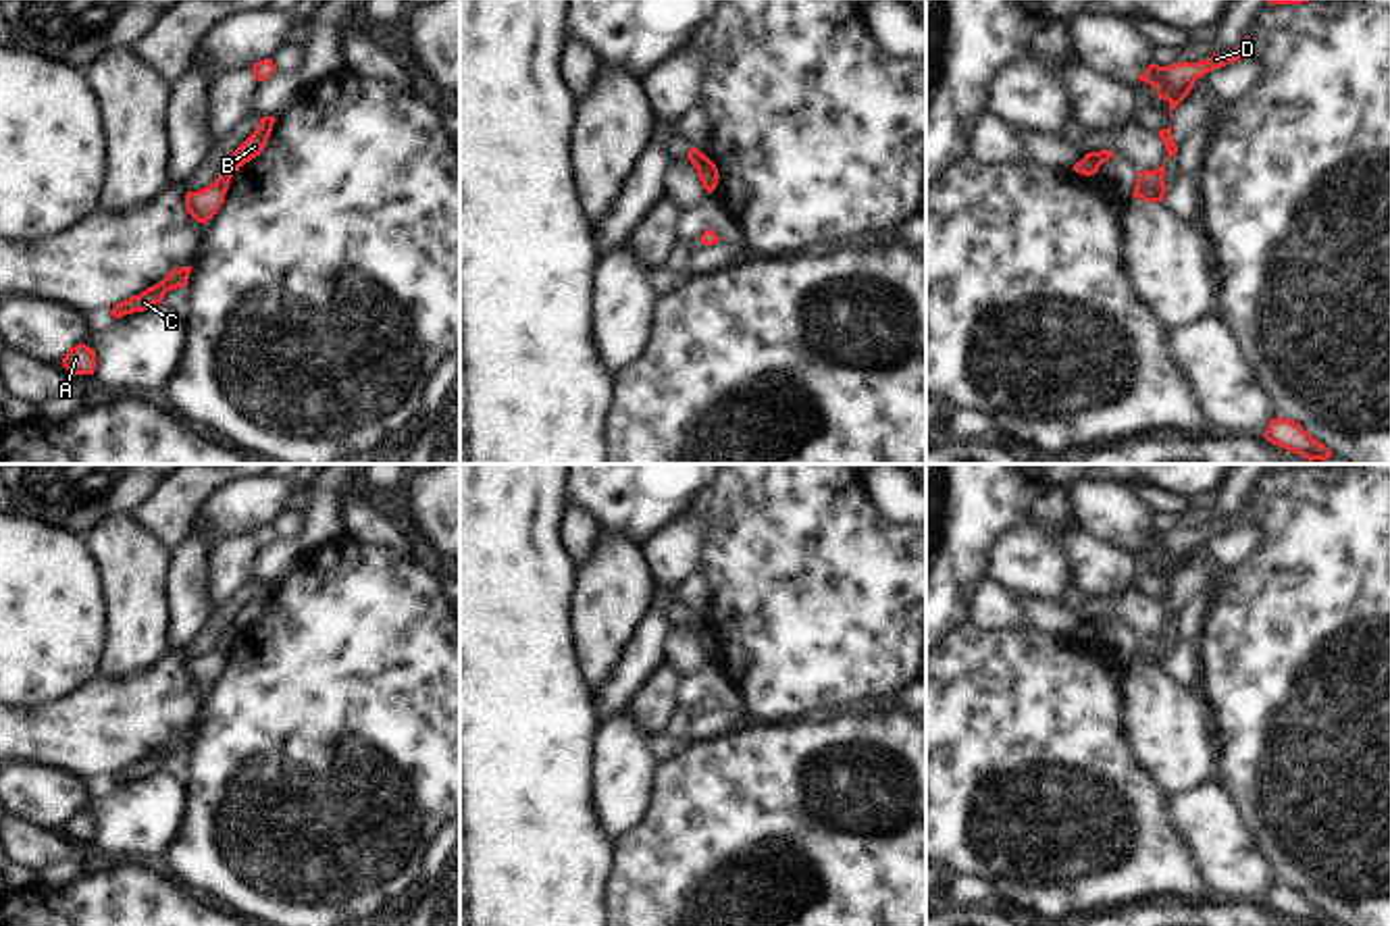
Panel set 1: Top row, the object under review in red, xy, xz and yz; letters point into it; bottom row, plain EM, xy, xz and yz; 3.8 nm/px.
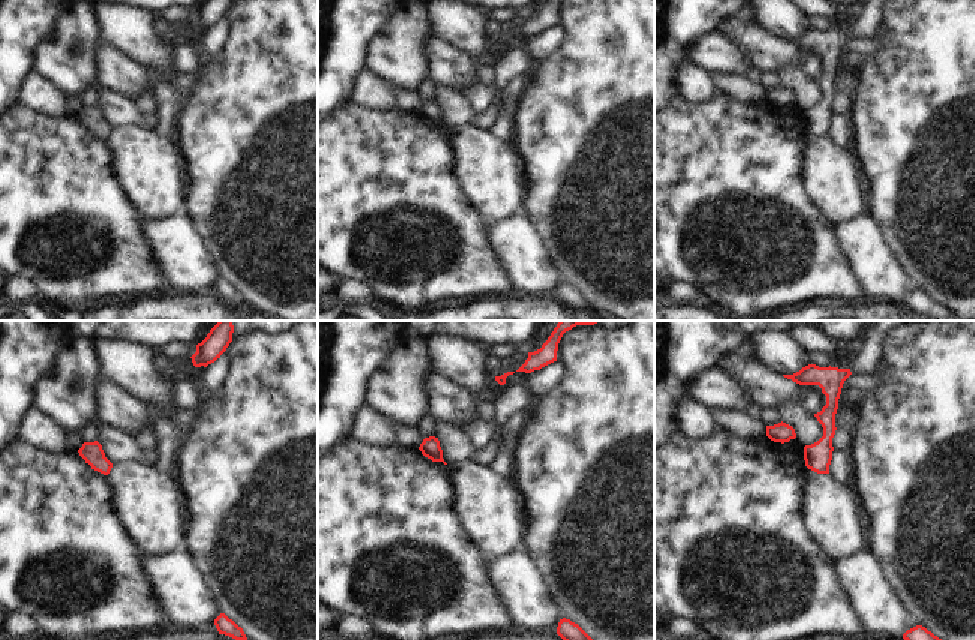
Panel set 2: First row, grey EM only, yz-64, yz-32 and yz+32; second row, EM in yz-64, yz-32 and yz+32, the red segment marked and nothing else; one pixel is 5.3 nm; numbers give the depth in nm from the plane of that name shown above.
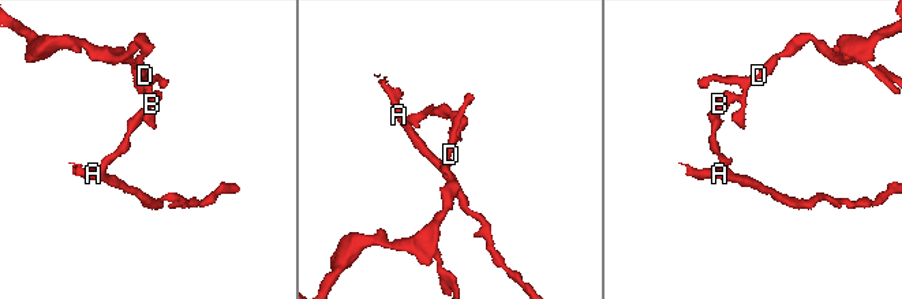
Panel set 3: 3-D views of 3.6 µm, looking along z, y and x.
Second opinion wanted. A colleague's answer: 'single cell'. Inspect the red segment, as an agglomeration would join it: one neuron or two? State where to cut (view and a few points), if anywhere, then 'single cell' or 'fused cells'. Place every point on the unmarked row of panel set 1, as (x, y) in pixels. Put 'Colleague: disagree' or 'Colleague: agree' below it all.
cut yz (1085, 621), (1097, 633); fused cells
Colleague: disagree

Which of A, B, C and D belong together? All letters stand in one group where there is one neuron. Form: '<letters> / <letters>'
A C / B D

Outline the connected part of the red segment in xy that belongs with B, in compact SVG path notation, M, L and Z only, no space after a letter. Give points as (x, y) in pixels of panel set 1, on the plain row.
M262 583L258 595L246 608L241 608L241 612L231 620L231 626L237 633L243 633L252 624L260 622L271 603L275 587L275 583Z

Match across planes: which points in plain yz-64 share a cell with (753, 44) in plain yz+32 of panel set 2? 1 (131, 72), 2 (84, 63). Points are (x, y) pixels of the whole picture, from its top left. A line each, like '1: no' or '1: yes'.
1: yes
2: no

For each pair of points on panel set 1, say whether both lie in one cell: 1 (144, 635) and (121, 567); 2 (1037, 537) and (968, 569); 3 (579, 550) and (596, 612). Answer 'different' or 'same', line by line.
1: same
2: different
3: different

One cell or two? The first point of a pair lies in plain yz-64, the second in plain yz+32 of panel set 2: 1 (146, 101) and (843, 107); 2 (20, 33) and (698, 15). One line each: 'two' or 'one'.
1: two
2: one

